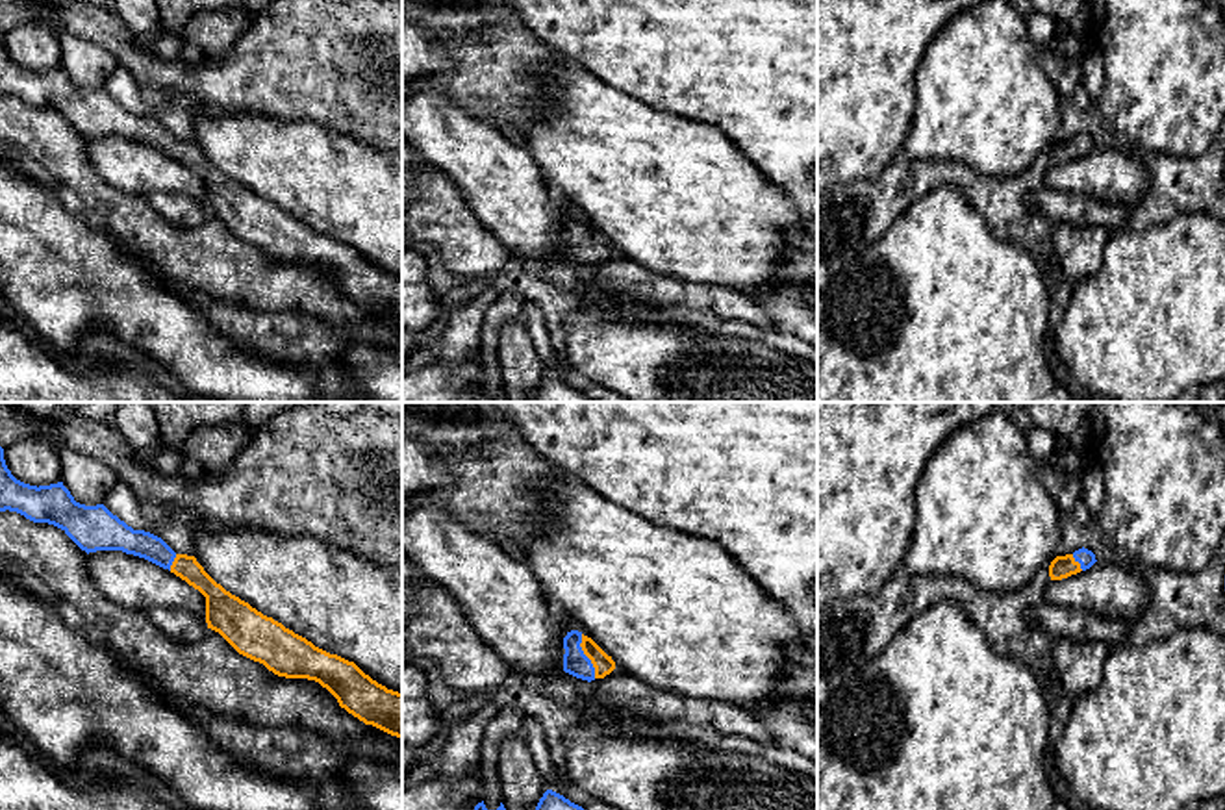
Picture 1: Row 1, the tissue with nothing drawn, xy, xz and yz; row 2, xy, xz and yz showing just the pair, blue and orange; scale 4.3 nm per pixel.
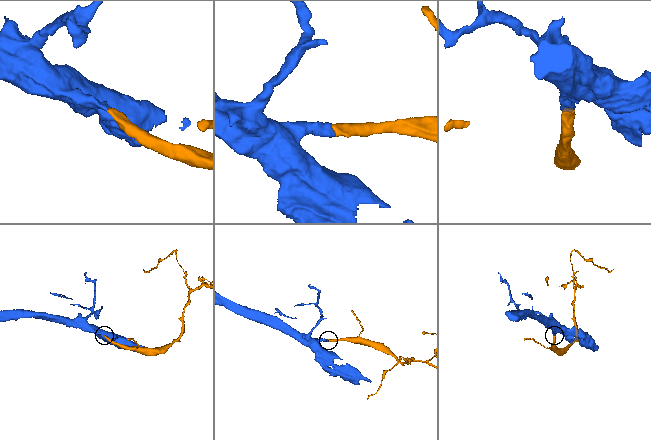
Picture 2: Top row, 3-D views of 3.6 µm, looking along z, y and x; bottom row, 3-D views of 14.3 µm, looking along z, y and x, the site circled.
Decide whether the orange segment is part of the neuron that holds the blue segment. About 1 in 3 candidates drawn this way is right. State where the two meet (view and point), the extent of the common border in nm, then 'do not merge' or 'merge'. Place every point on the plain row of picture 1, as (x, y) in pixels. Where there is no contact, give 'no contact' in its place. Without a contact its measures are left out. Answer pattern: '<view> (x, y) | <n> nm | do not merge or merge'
xz (586, 241) | 200 nm | merge

